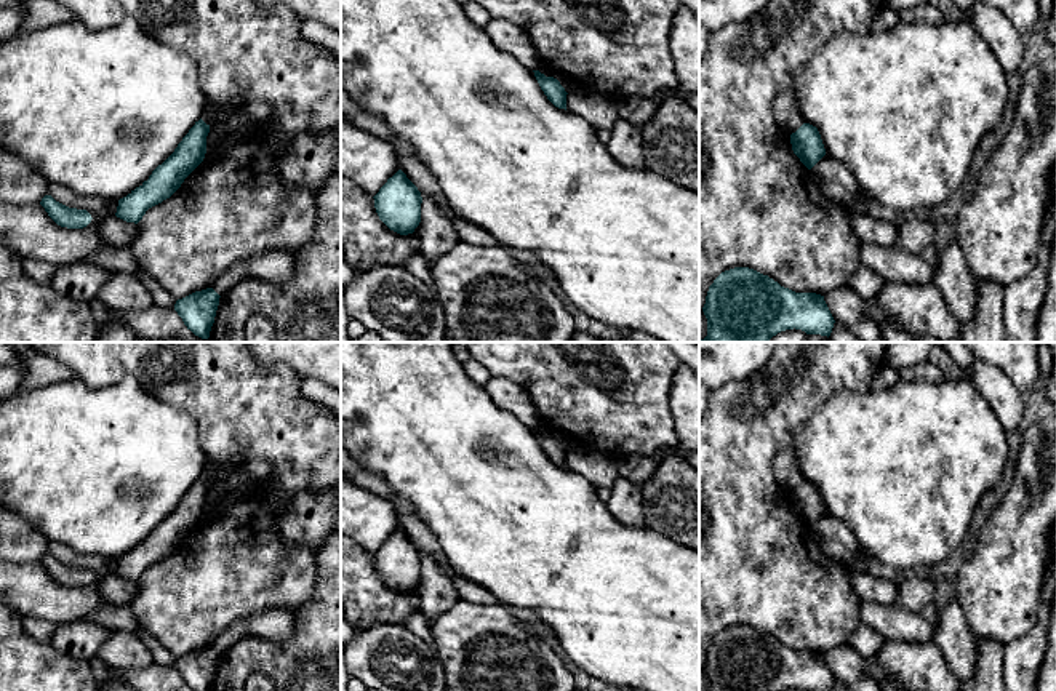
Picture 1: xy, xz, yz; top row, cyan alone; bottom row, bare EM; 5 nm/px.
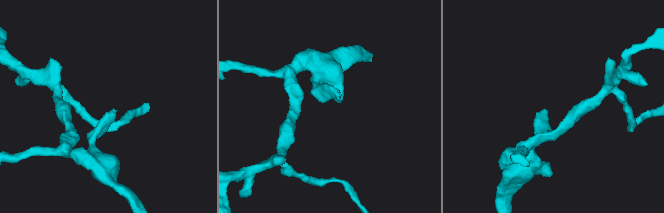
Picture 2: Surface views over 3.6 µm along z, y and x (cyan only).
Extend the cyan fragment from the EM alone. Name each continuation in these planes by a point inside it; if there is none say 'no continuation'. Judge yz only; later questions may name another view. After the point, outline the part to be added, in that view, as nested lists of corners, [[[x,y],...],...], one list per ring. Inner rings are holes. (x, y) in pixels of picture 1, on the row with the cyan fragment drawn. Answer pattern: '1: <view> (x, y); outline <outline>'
no continuation

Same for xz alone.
no continuation

